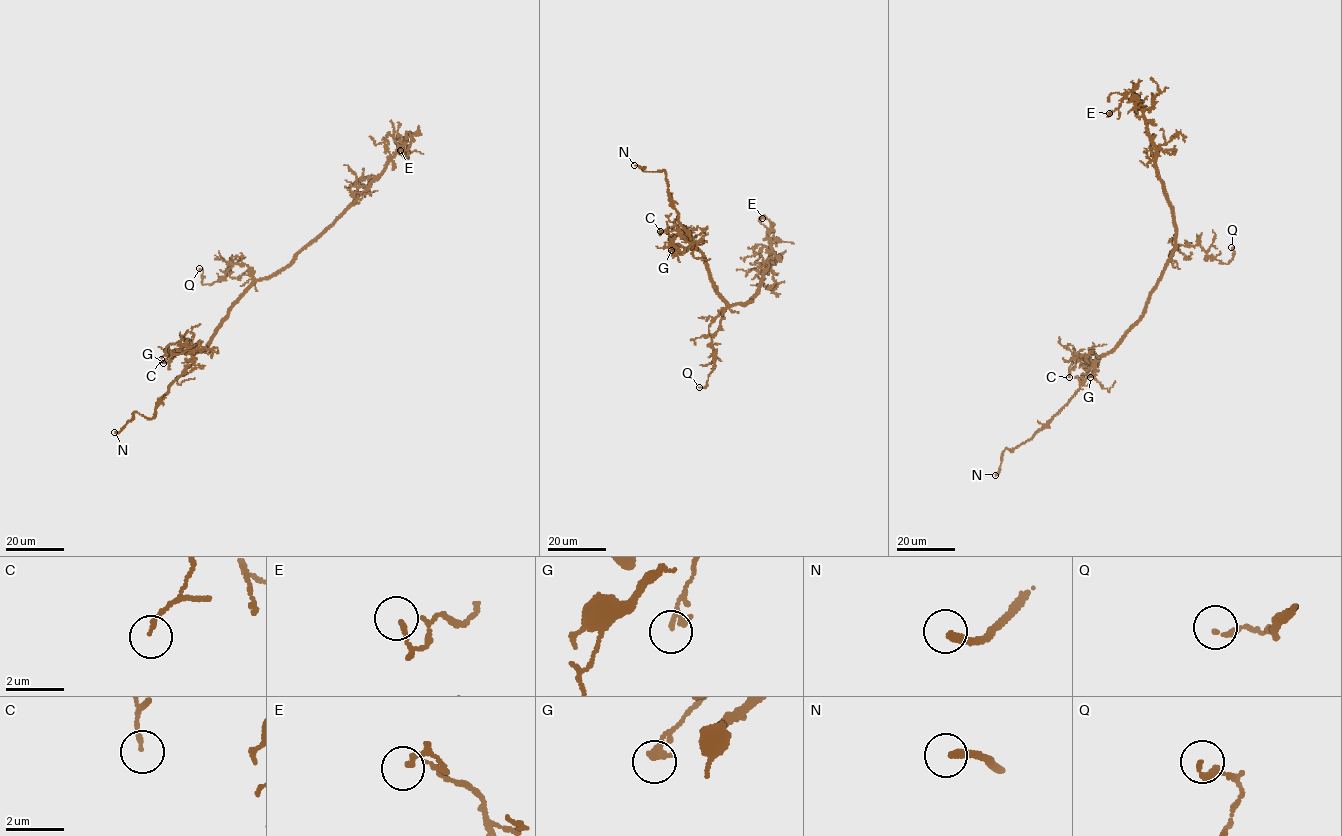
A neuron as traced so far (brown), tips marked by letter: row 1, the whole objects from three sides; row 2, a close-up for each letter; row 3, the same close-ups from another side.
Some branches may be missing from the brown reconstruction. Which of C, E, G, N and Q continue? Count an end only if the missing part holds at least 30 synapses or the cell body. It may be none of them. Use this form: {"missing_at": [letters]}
{"missing_at": ["N"]}

